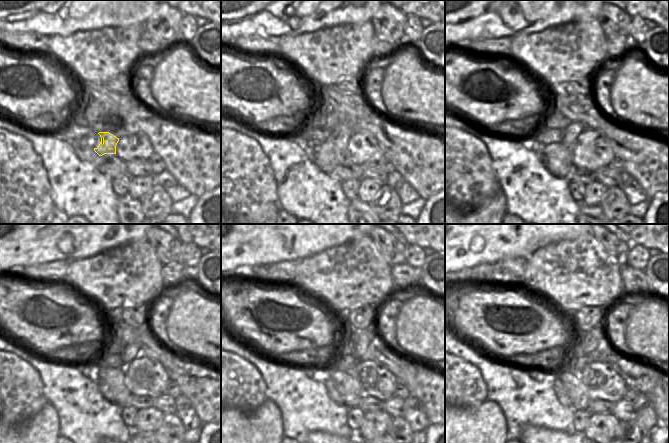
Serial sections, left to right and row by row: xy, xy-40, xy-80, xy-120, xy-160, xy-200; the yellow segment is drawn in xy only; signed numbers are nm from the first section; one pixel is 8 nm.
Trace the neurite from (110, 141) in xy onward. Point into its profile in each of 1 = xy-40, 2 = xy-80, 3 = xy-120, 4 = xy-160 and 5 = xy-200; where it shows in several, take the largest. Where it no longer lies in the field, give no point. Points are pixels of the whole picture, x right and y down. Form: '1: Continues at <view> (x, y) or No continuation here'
1: Continues at xy-40 (327, 156)
2: Continues at xy-80 (557, 157)
3: Continues at xy-120 (110, 381)
4: Continues at xy-160 (342, 387)
5: Continues at xy-200 (570, 390).

